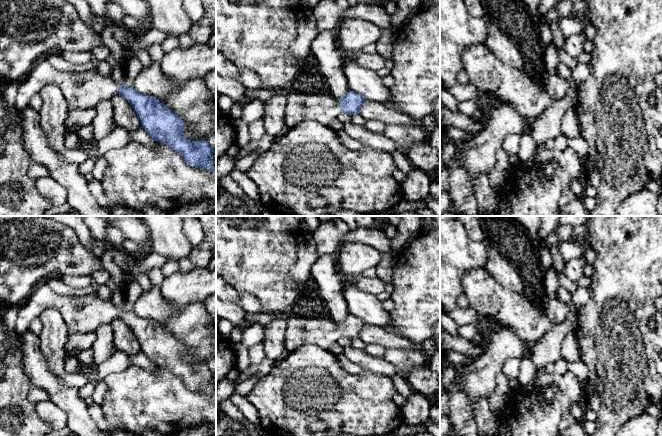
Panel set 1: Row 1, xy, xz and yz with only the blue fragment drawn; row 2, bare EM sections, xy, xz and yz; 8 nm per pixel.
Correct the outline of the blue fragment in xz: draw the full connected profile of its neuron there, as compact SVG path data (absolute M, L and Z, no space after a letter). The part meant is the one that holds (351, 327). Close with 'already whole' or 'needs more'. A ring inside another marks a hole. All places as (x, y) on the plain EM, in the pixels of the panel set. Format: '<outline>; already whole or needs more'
M291 314L284 336L285 349L291 353L301 346L315 345L329 351L342 336L350 339L360 338L360 333L366 325L366 322L352 314L348 314L340 324L329 318L299 317Z; needs more

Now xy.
M40 283L32 294L19 307L16 320L16 331L21 334L28 330L29 324L47 308L58 310L67 325L68 333L91 333L101 325L108 324L116 317L125 322L136 335L141 351L158 367L169 369L181 378L185 386L193 391L207 393L216 397L212 380L214 373L207 365L191 365L184 360L184 345L166 332L158 323L138 316L134 311L119 310L112 301L103 300L96 293L84 296L60 295L54 292L48 284Z; needs more

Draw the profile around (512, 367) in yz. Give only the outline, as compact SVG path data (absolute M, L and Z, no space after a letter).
M512 358L505 362L503 365L503 371L512 379L517 379L520 371L521 359Z

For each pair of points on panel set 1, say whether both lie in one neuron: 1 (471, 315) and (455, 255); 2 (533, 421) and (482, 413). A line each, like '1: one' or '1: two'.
1: one
2: two

